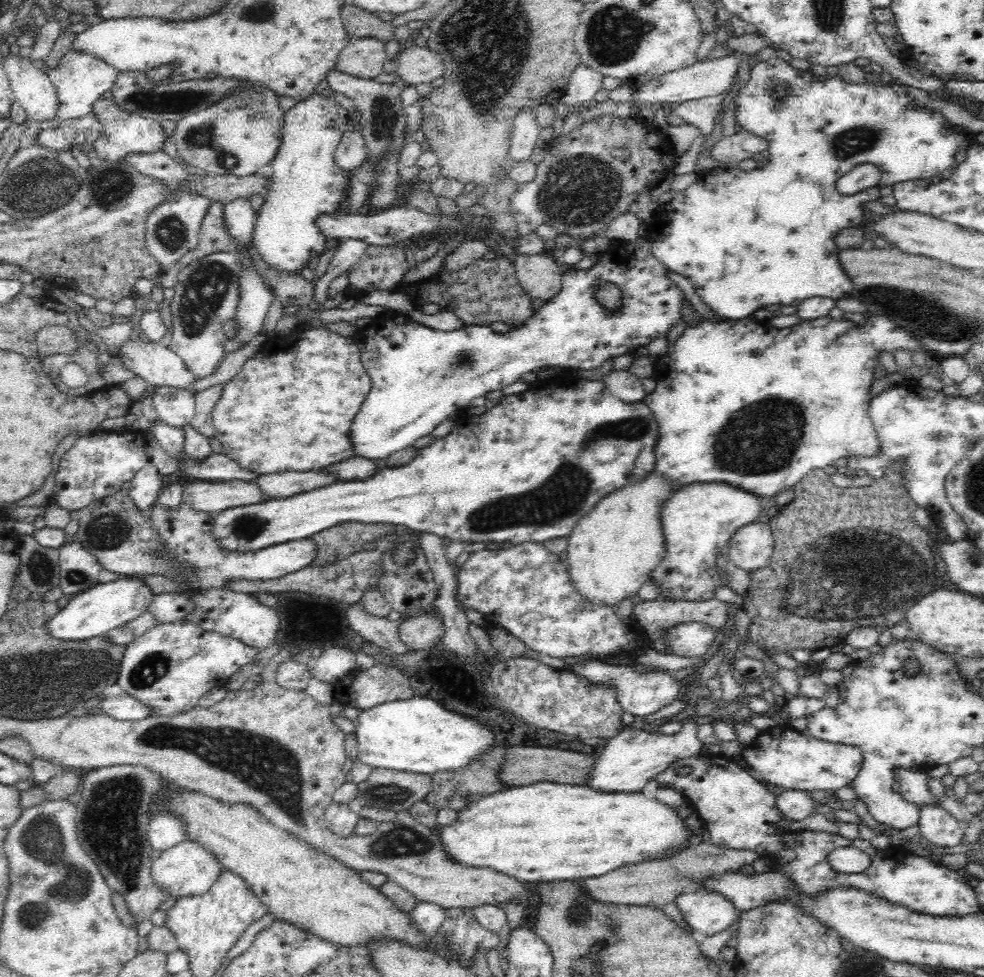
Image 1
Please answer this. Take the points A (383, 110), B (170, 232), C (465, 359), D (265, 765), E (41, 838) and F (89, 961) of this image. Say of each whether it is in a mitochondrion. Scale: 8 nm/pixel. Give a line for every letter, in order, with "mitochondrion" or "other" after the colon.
A: mitochondrion
B: mitochondrion
C: mitochondrion
D: mitochondrion
E: mitochondrion
F: other

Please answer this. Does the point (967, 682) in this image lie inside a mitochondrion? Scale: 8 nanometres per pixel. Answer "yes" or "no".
no

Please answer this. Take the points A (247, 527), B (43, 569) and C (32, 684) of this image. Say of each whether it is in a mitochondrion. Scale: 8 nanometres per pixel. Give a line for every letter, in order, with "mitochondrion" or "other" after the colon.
A: mitochondrion
B: mitochondrion
C: mitochondrion

